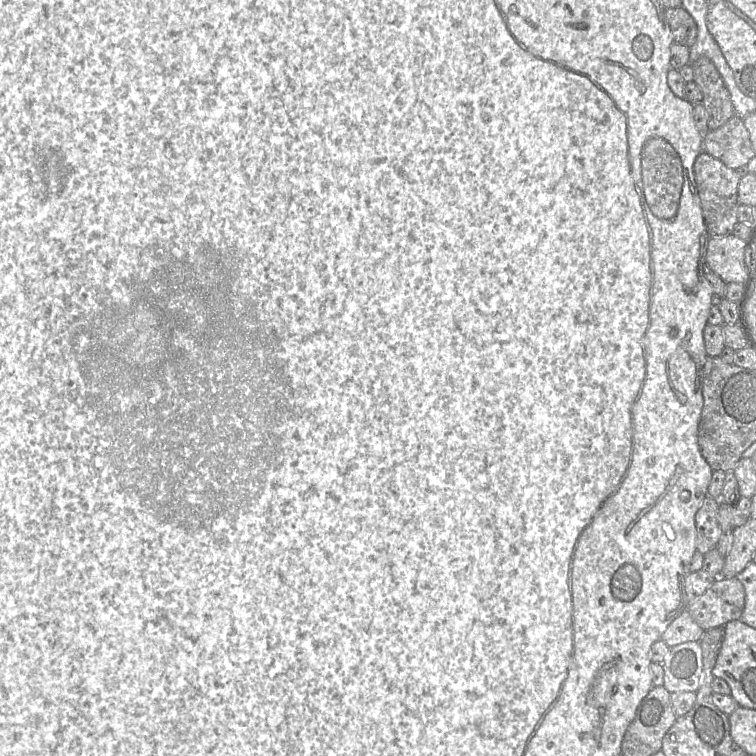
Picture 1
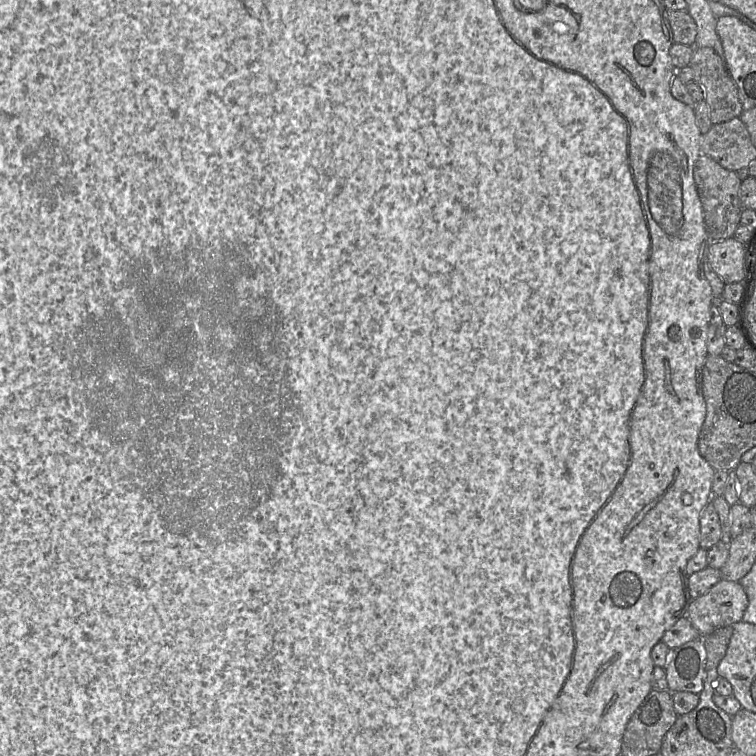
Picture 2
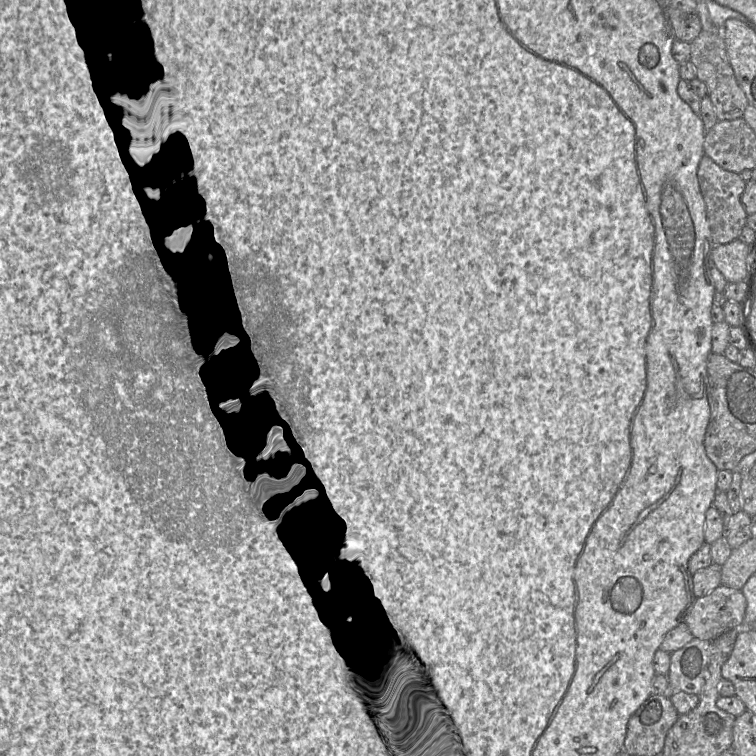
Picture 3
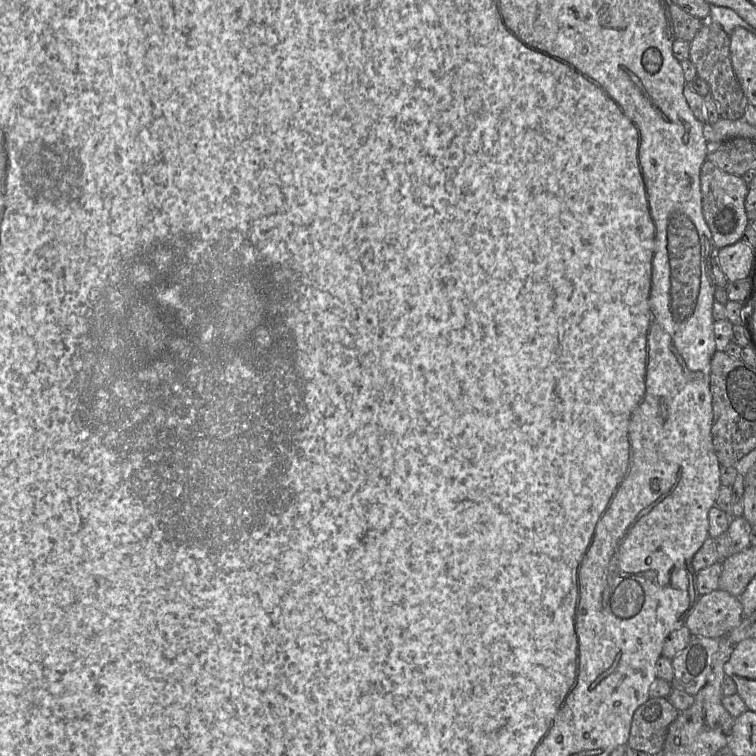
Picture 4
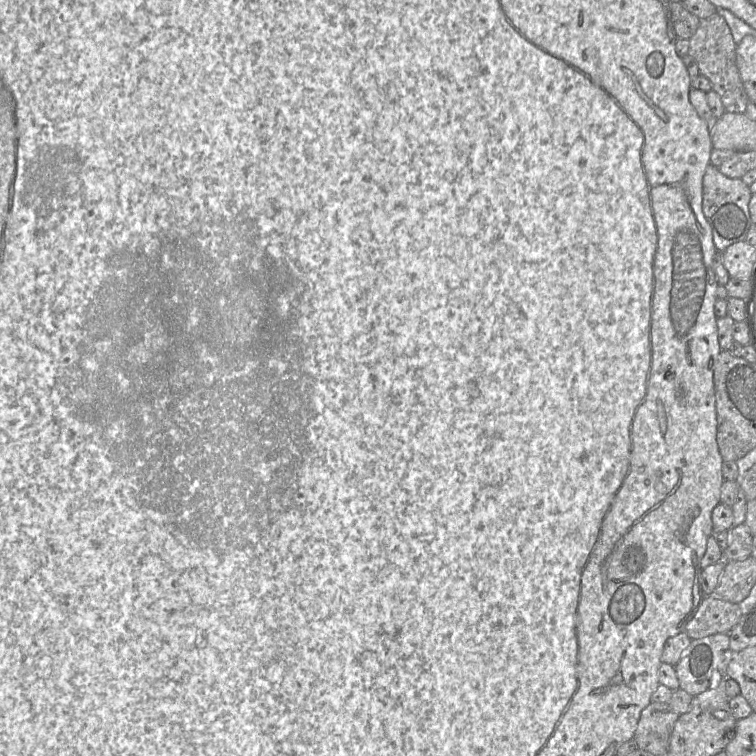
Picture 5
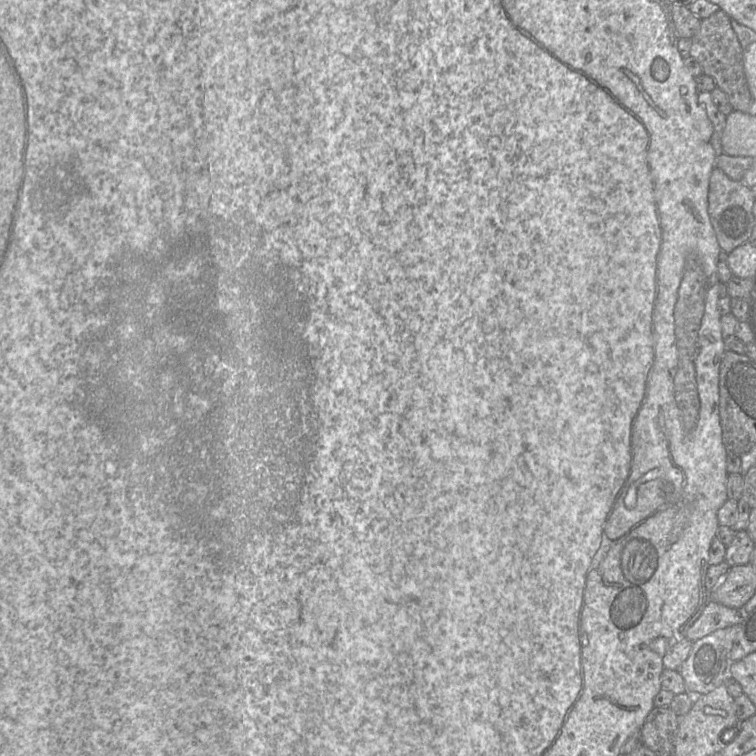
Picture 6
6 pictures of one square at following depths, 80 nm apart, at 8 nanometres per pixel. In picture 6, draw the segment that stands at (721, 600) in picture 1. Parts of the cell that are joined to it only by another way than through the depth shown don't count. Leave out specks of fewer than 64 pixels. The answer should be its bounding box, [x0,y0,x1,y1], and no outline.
[686,601,741,642]

